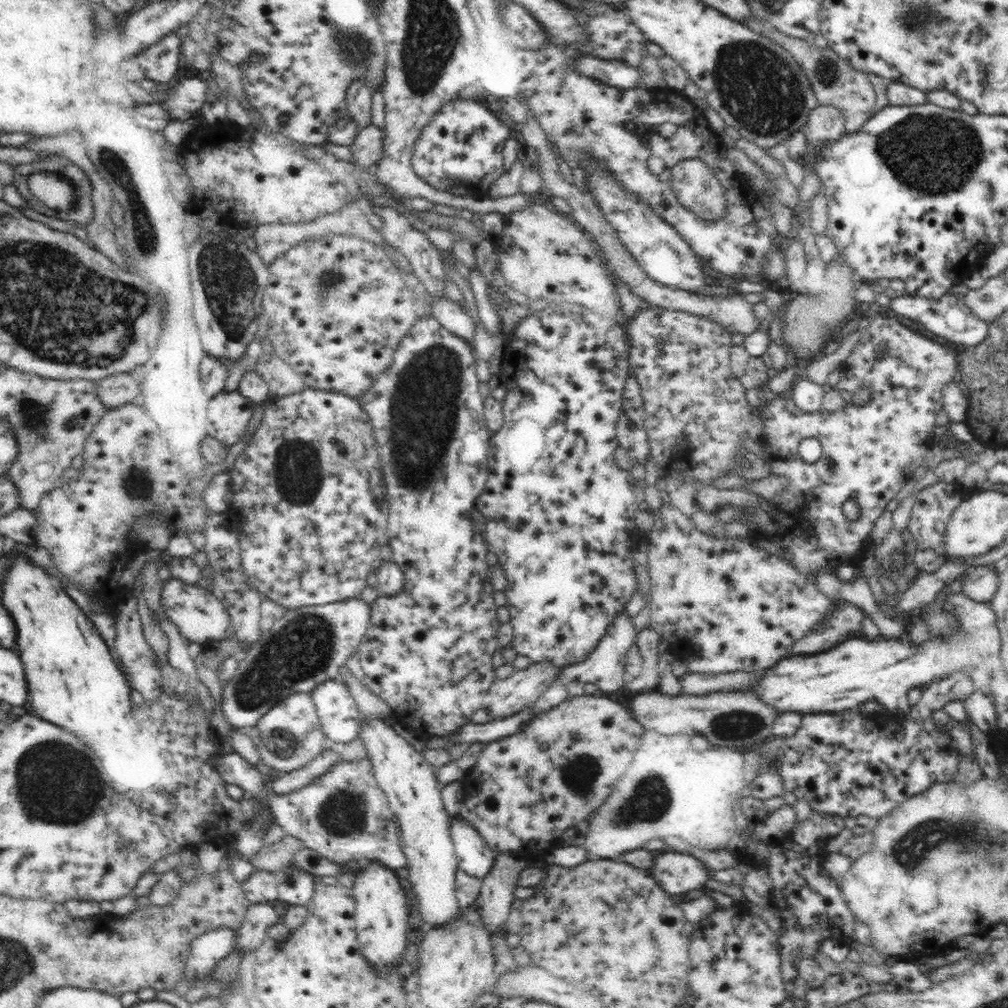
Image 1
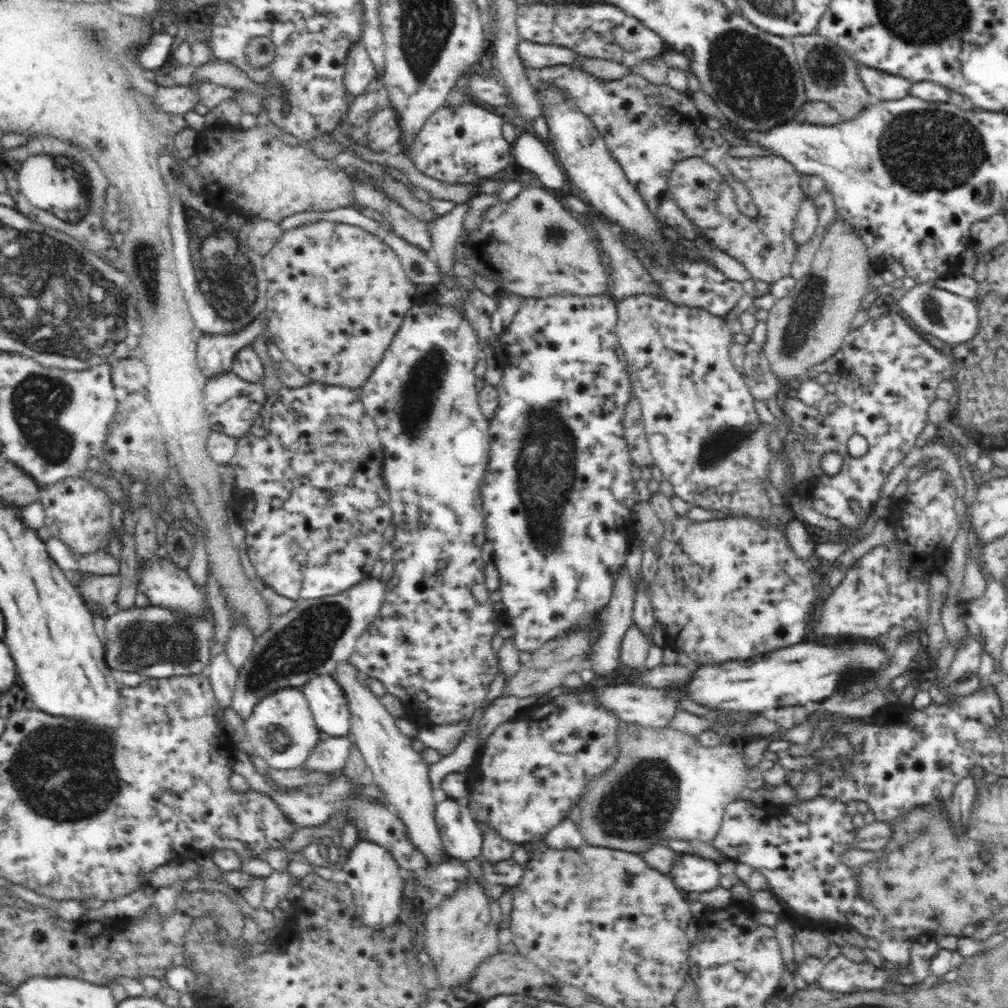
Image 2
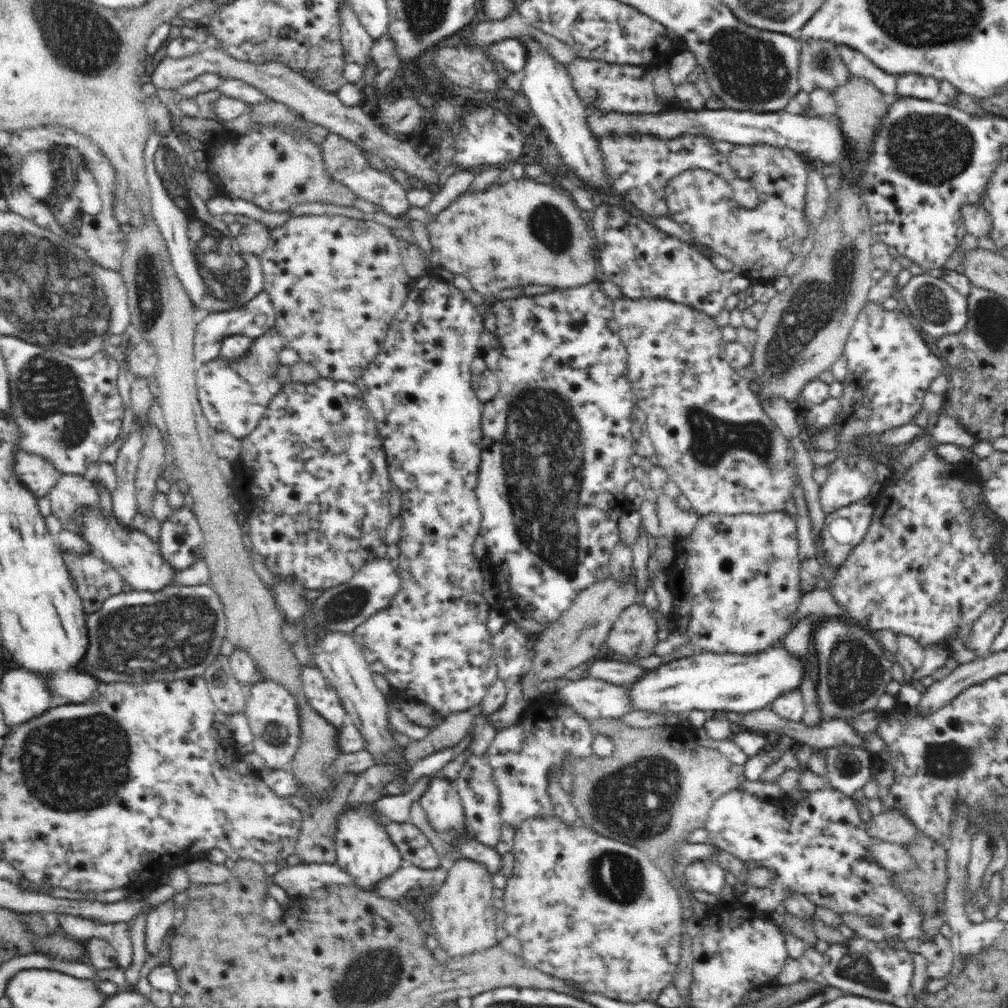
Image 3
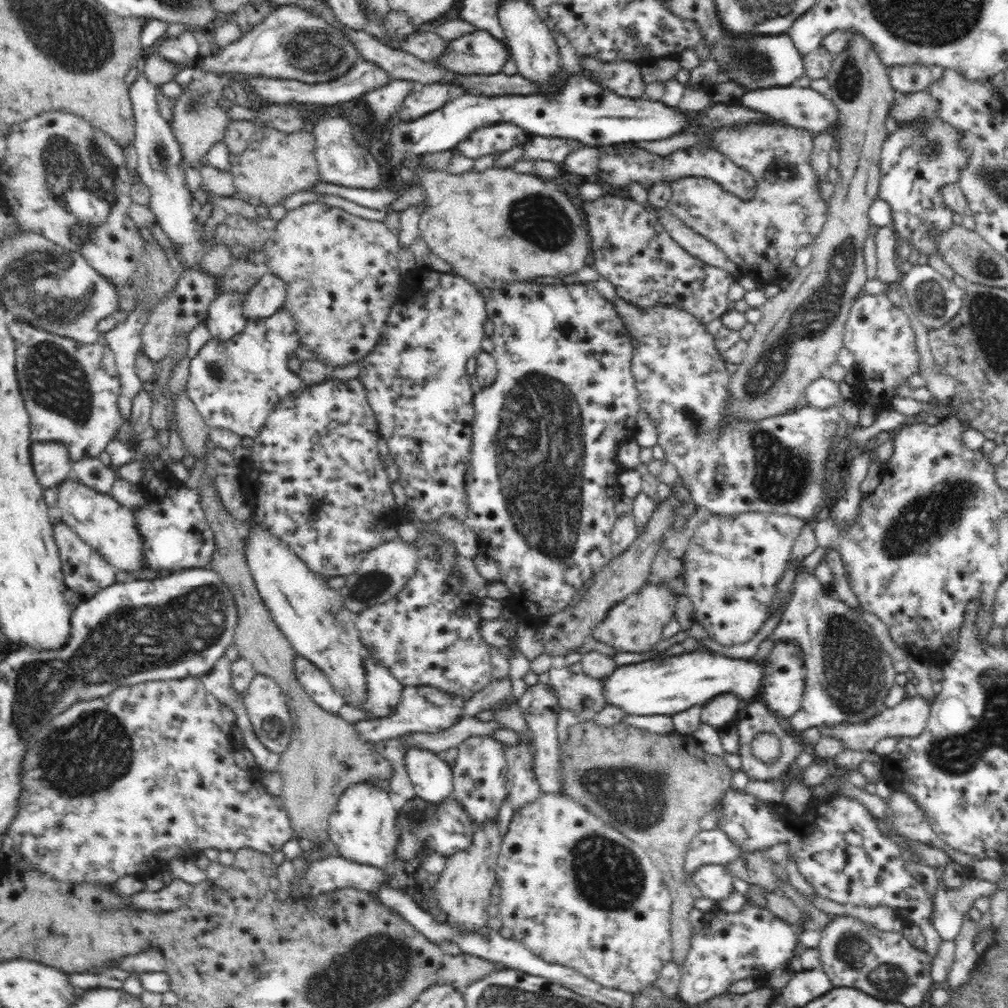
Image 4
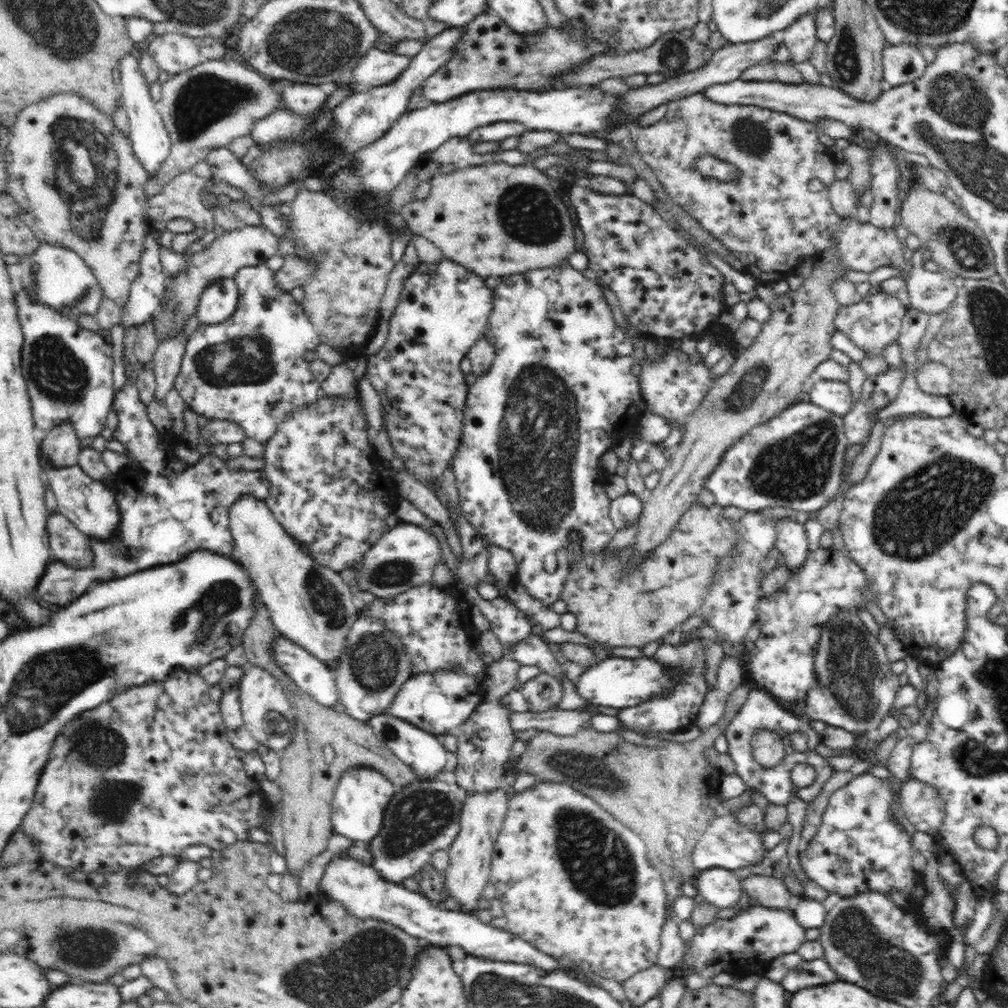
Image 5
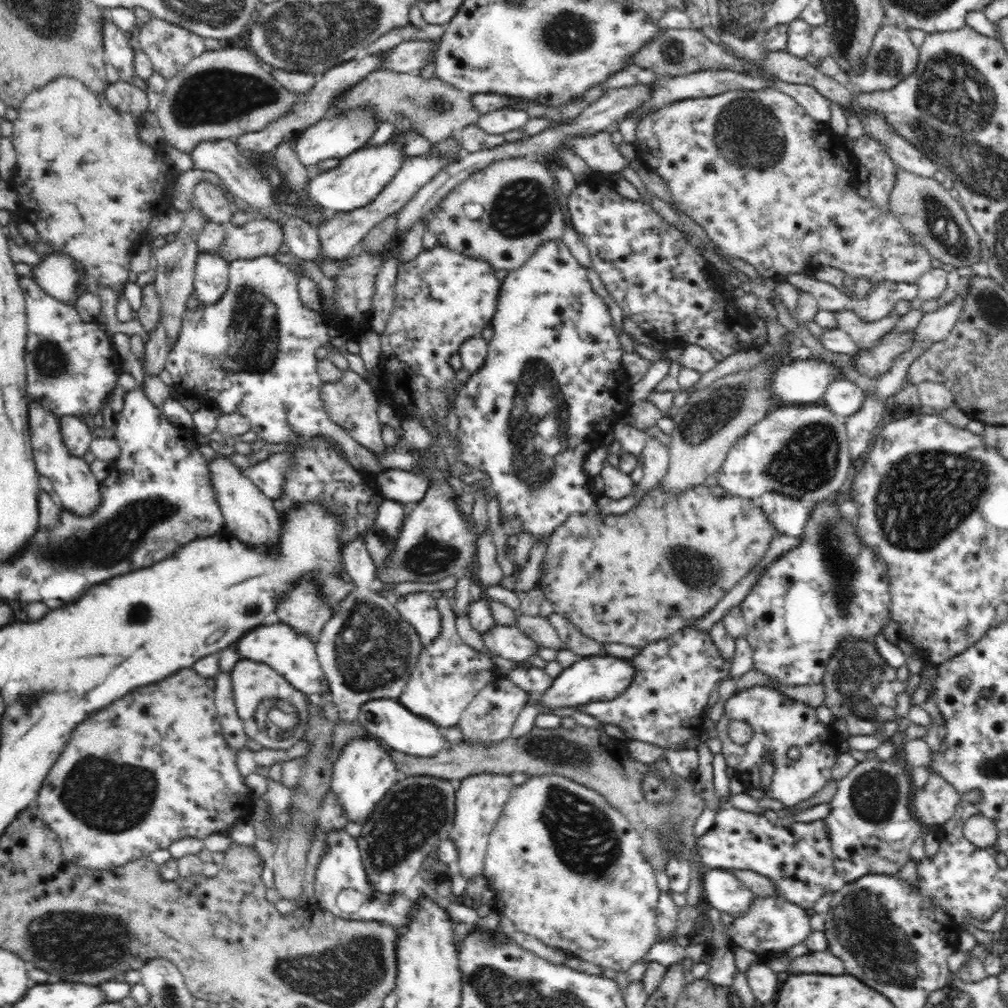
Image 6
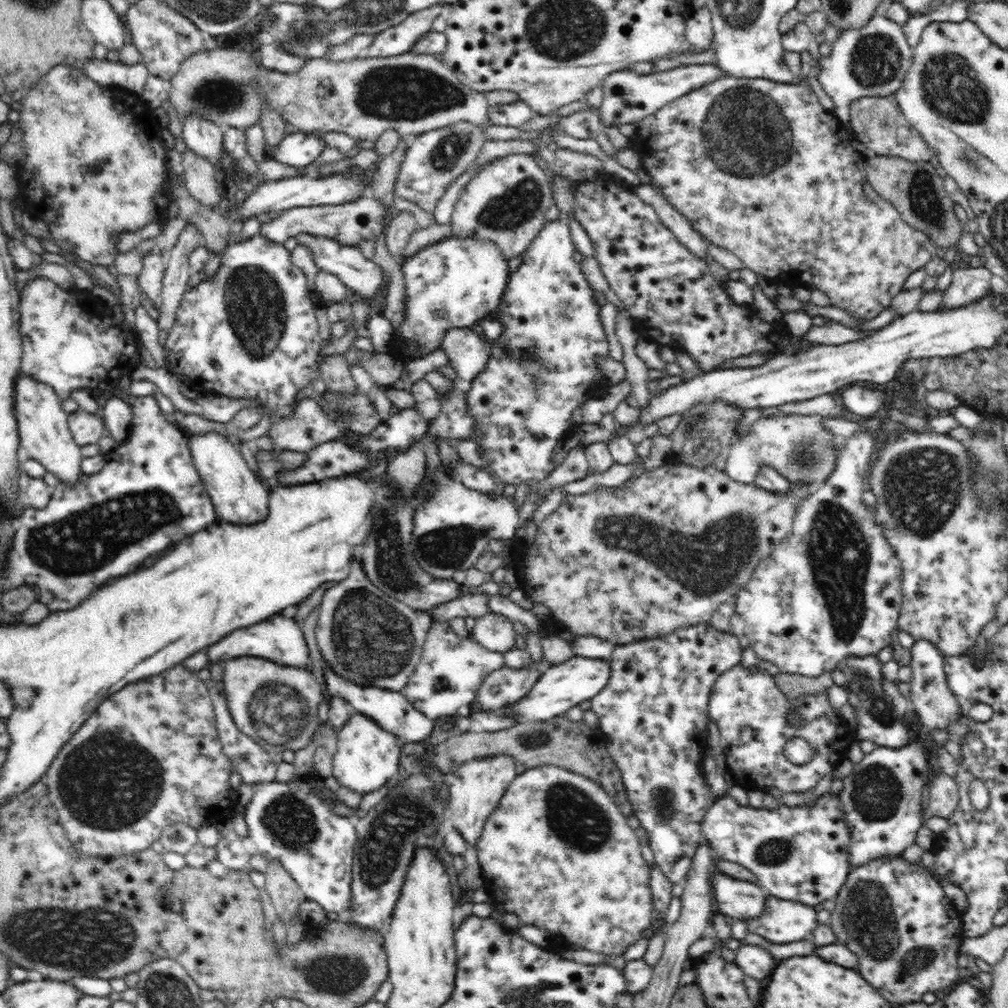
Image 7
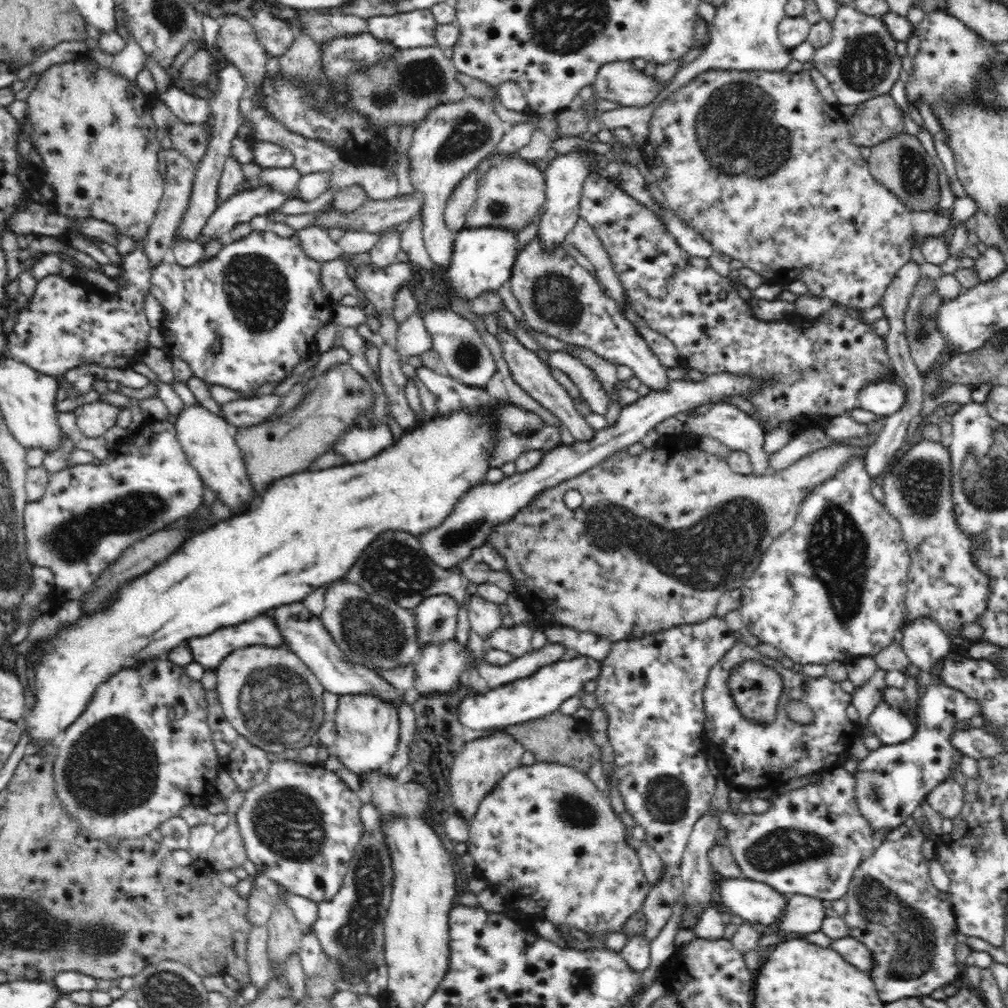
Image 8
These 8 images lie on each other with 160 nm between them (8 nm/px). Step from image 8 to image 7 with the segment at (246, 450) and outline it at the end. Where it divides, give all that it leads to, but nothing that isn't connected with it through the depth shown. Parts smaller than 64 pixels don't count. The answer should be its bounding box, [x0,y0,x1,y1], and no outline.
[319,355,358,395]

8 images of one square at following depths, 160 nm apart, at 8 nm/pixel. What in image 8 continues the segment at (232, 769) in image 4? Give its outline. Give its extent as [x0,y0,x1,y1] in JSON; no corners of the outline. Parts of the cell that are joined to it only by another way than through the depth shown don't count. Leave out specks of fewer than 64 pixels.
[53,658,219,840]

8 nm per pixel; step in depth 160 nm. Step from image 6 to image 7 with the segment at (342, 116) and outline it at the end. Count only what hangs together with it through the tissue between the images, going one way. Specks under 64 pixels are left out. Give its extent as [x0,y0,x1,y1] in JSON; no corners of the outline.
[269,133,326,169]

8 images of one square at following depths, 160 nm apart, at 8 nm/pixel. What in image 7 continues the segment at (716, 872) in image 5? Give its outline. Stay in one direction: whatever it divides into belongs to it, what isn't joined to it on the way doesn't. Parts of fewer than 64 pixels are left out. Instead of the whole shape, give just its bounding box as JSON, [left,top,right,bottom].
[712,873,768,921]

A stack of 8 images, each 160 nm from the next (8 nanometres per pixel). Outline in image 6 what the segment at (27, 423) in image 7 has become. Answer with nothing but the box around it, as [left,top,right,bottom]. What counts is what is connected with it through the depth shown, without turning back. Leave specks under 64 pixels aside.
[28,400,100,516]

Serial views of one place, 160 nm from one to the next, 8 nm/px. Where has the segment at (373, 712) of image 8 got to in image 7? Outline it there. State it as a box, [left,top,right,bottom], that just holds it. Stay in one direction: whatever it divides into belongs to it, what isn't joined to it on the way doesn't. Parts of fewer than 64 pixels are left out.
[332,712,400,797]

